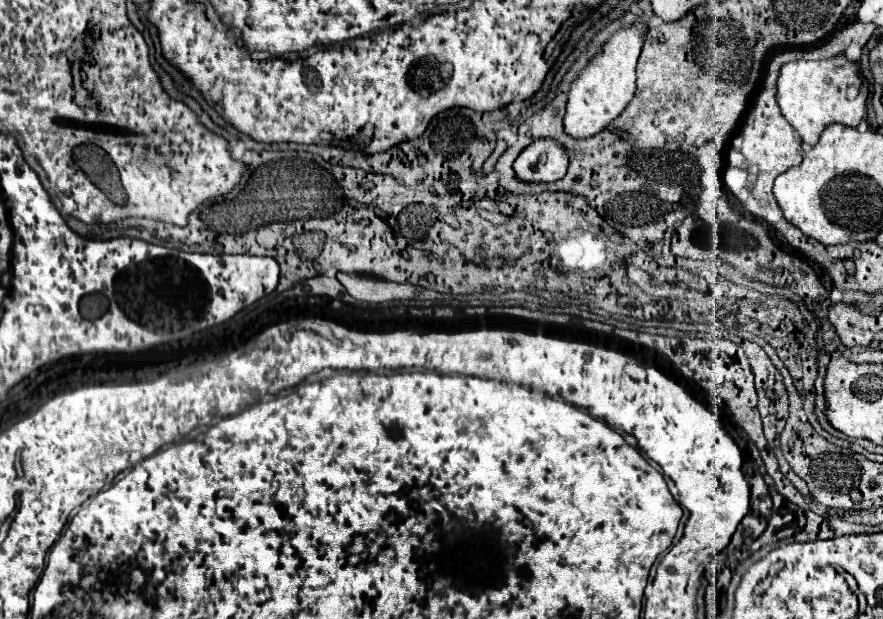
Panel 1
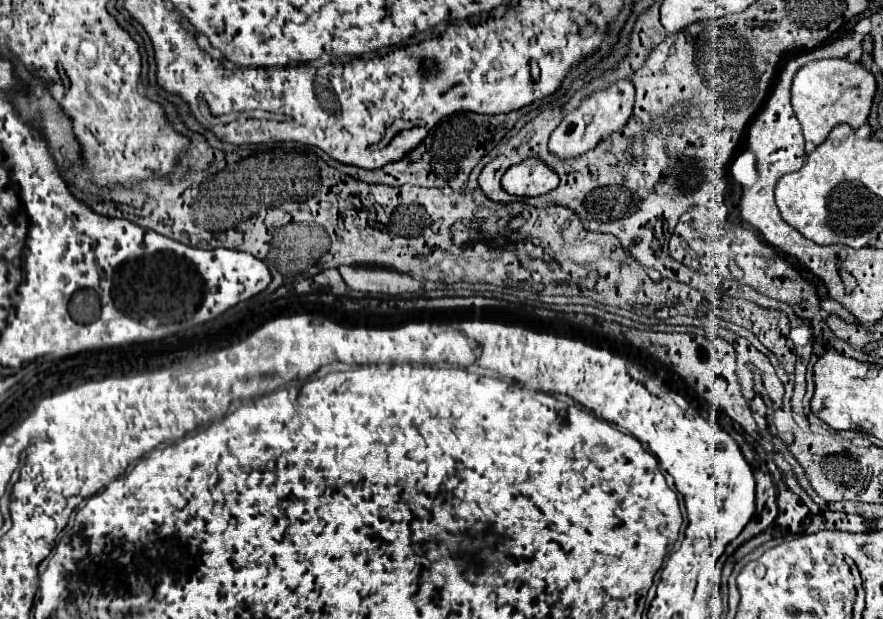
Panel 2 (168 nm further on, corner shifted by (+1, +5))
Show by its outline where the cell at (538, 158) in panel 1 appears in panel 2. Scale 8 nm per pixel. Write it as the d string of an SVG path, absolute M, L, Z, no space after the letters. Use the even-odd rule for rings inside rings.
M529 157L509 167L501 179L501 185L507 193L519 197L535 197L555 189L559 185L559 175L553 169L547 169L547 165L543 165L543 161L537 157Z

